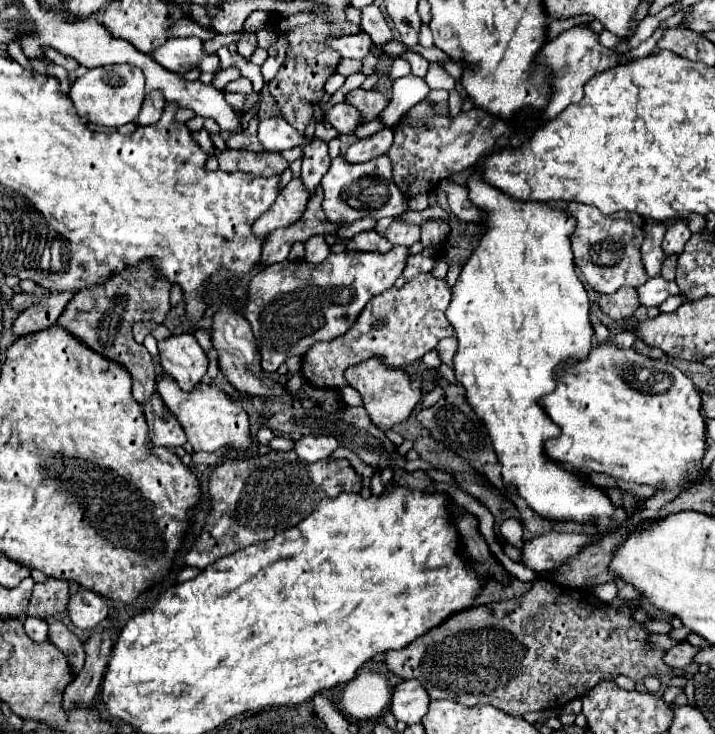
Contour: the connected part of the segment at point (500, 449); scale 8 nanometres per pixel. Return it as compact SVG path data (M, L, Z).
M475 167L469 175L467 187L469 199L473 199L485 215L481 221L485 231L479 235L481 243L477 245L477 251L473 251L461 269L445 315L459 339L459 351L453 361L455 377L465 387L469 405L483 419L489 431L499 463L503 465L503 483L515 487L527 505L547 519L573 519L577 523L597 519L597 523L605 527L627 523L629 515L625 509L615 507L609 497L601 489L591 487L583 475L557 467L543 453L543 443L557 437L561 431L537 401L555 389L557 363L565 359L583 359L593 343L587 291L575 273L569 239L575 231L575 219L565 209L511 199L503 191L489 185L479 173L479 167Z

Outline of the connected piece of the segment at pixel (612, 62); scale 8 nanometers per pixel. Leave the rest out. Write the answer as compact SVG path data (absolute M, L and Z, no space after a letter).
M577 25L573 29L563 31L557 39L549 41L539 55L539 61L549 65L553 71L553 95L549 99L547 109L541 115L543 121L549 121L555 119L567 105L581 101L583 87L585 87L583 83L587 83L597 73L603 73L605 69L619 65L619 55L613 49L603 47L599 43L599 35L589 25Z

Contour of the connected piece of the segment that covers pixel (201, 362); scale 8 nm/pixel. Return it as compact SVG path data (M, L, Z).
M191 333L173 335L157 343L163 375L169 375L183 391L191 391L207 373L207 355Z

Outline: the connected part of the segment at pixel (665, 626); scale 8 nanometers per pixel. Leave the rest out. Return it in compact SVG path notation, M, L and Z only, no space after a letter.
M653 619L649 623L645 623L645 627L651 631L651 633L661 633L661 635L667 635L673 627L669 621L663 621L663 619Z

